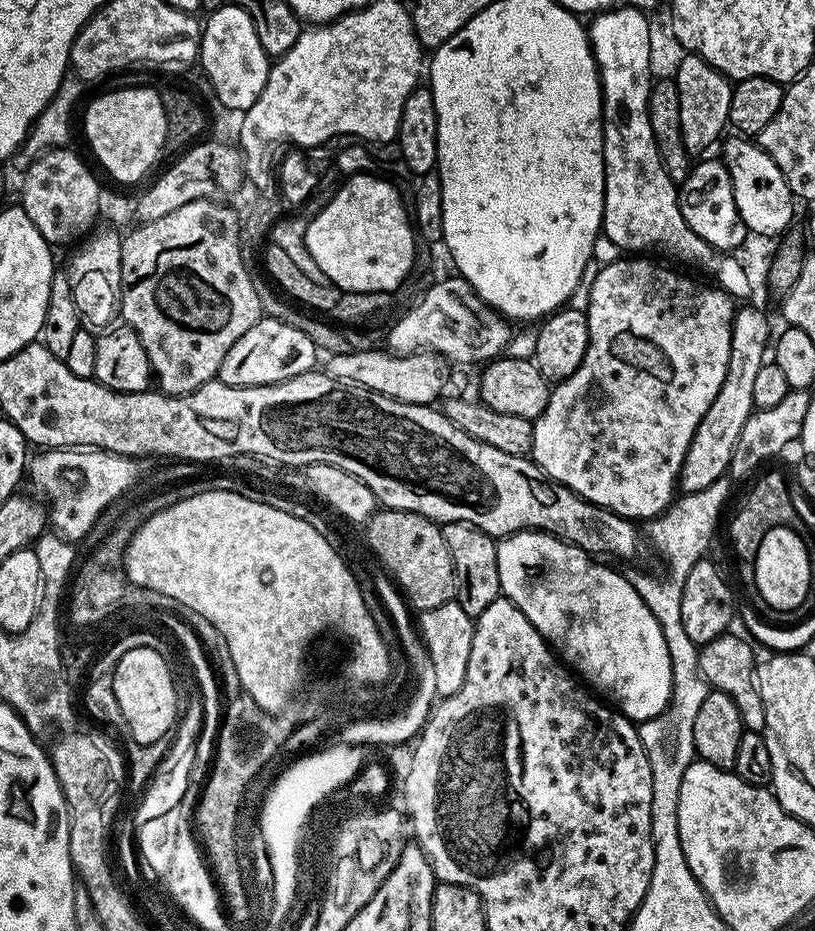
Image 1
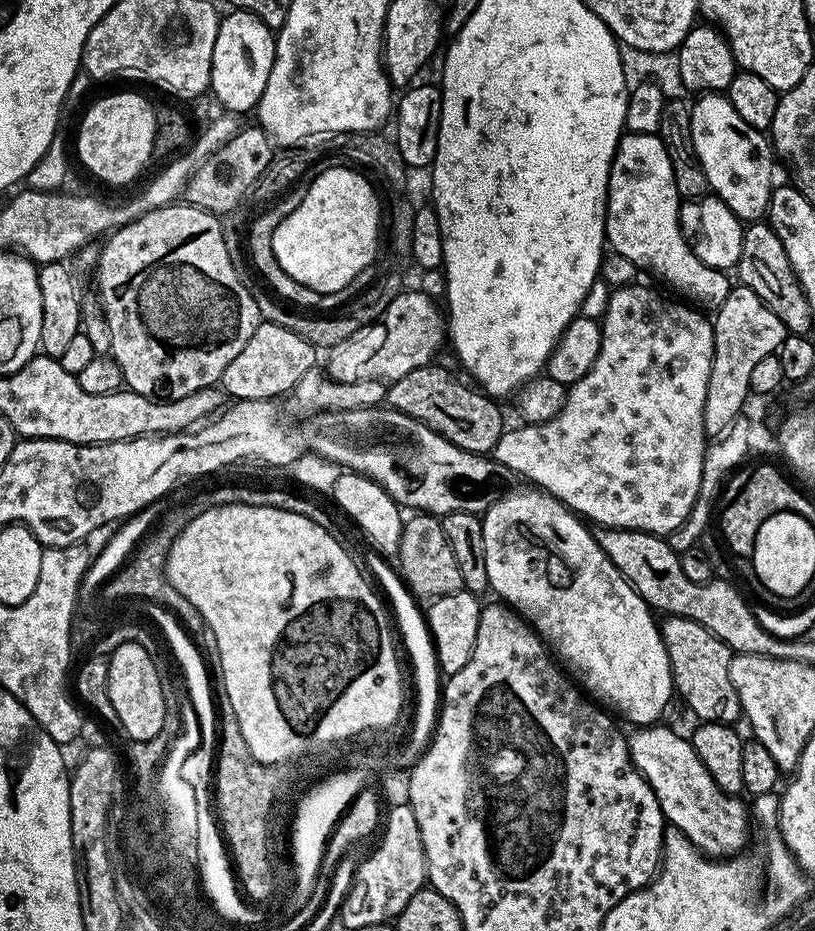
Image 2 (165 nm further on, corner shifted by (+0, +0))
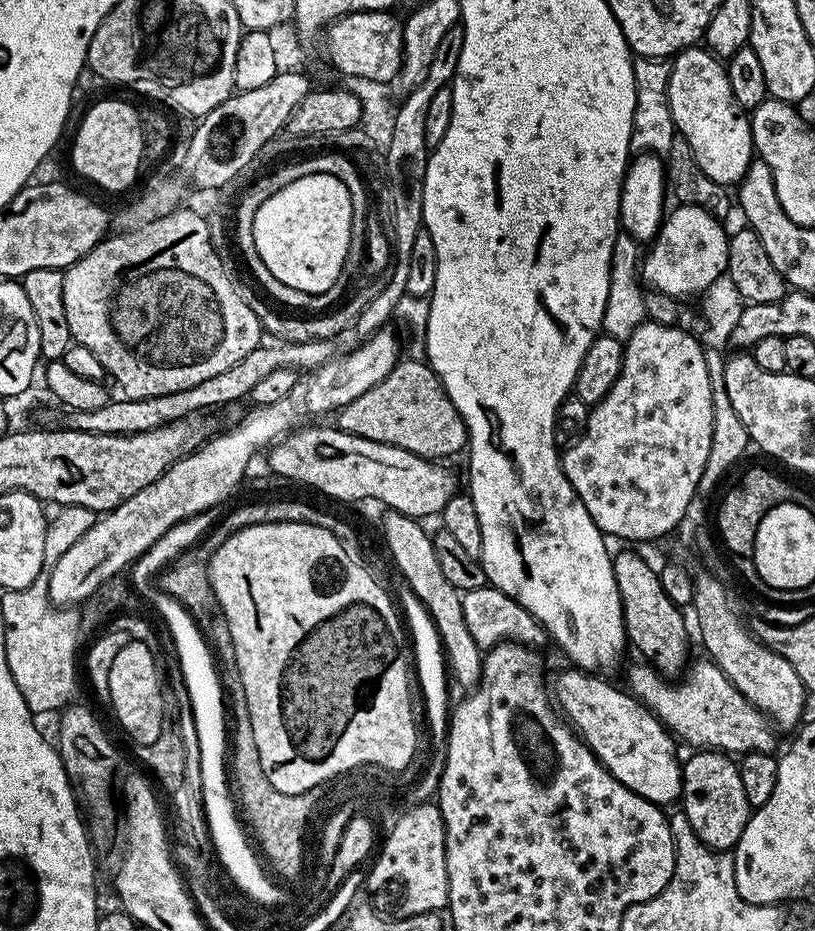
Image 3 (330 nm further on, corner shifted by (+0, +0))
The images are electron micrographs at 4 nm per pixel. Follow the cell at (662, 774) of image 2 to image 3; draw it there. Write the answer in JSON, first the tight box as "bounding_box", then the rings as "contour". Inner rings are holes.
{"bounding_box":[554,670,684,806],"contour":[[[583,670],[571,671],[564,672],[557,678],[554,700],[559,711],[566,717],[567,723],[575,729],[580,739],[587,744],[588,749],[596,753],[596,759],[606,766],[606,770],[610,770],[614,778],[618,778],[618,782],[622,782],[622,786],[626,786],[631,792],[638,793],[650,803],[668,806],[671,800],[679,801],[684,787],[684,777],[681,761],[679,759],[676,761],[677,741],[672,733],[660,723],[657,716],[642,701],[636,699],[623,687],[620,689],[607,684],[602,678],[603,675],[600,674]]]}

